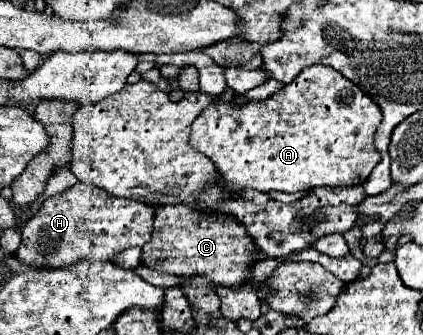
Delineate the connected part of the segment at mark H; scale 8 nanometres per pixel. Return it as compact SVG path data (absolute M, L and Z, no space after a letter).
M78 181L72 189L66 189L64 193L58 193L54 197L48 197L40 211L24 225L22 229L22 243L16 251L16 257L26 265L38 265L38 267L64 267L72 261L78 261L78 257L92 257L92 259L112 259L112 255L130 249L130 247L142 247L148 243L148 237L152 235L152 223L154 223L154 209L146 203L114 197L108 191L96 187L96 185L84 185Z

